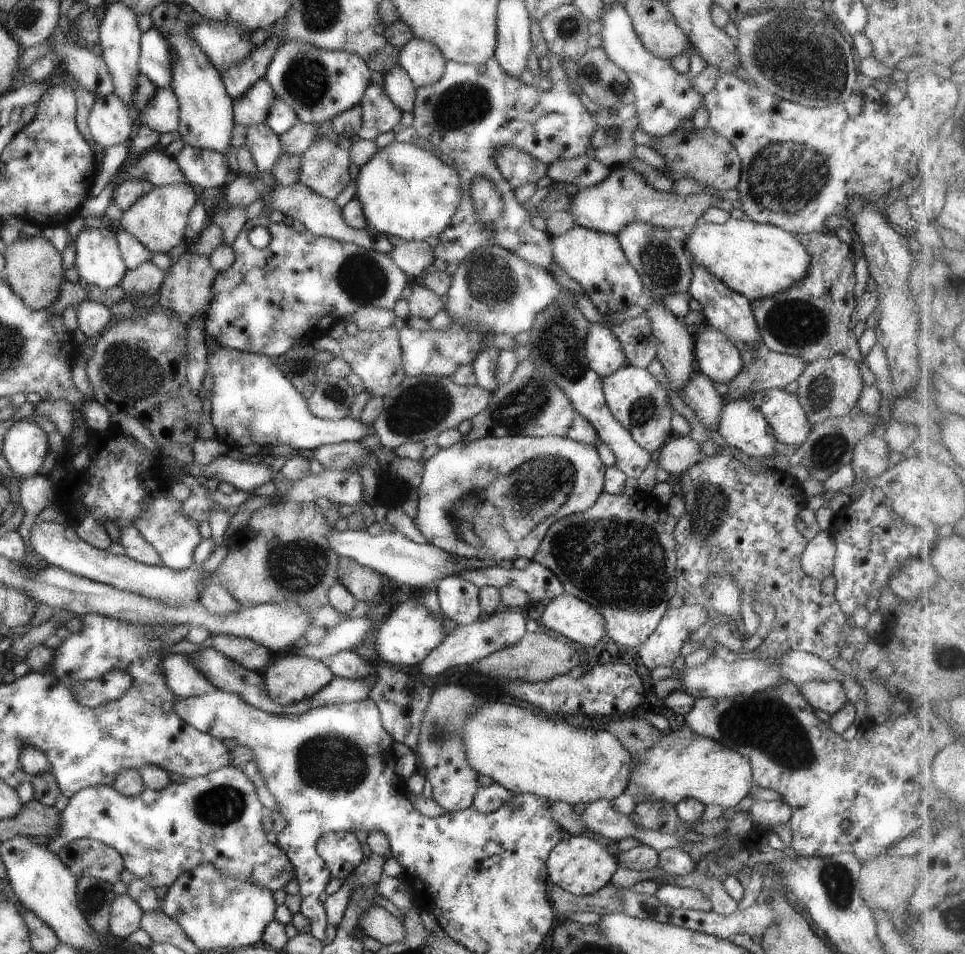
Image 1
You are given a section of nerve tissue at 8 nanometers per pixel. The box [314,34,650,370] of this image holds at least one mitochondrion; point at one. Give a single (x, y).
(463, 104)

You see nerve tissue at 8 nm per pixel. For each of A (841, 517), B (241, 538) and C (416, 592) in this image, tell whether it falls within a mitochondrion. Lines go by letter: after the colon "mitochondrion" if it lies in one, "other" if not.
A: other
B: other
C: other

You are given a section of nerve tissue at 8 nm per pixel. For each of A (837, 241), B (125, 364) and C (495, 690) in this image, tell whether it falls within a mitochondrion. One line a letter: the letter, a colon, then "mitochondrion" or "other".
A: other
B: mitochondrion
C: other

